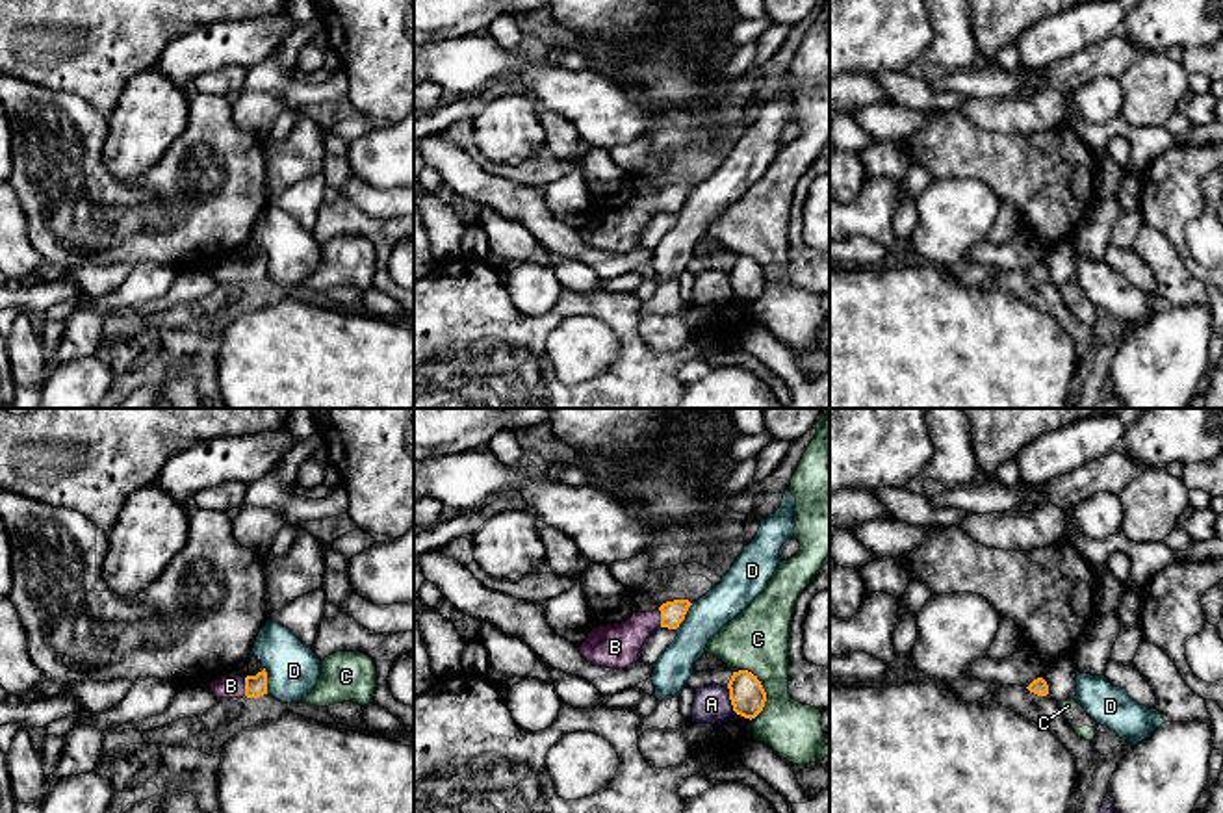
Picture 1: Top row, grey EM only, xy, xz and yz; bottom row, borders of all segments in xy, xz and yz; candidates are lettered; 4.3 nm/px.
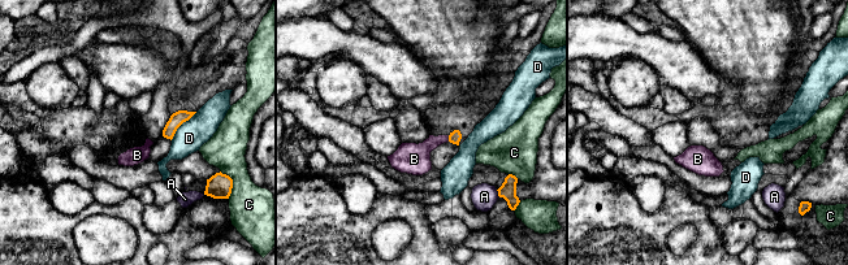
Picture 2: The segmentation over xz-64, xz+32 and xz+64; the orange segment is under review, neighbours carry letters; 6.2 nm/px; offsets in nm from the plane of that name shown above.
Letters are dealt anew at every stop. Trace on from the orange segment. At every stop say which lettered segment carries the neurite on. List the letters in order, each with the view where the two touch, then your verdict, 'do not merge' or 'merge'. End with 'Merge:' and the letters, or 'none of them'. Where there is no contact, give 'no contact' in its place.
A: contact in xz; do not merge
B: contact in xy; merge
C: contact in xz; do not merge
D: contact in xy; do not merge
Merge: B

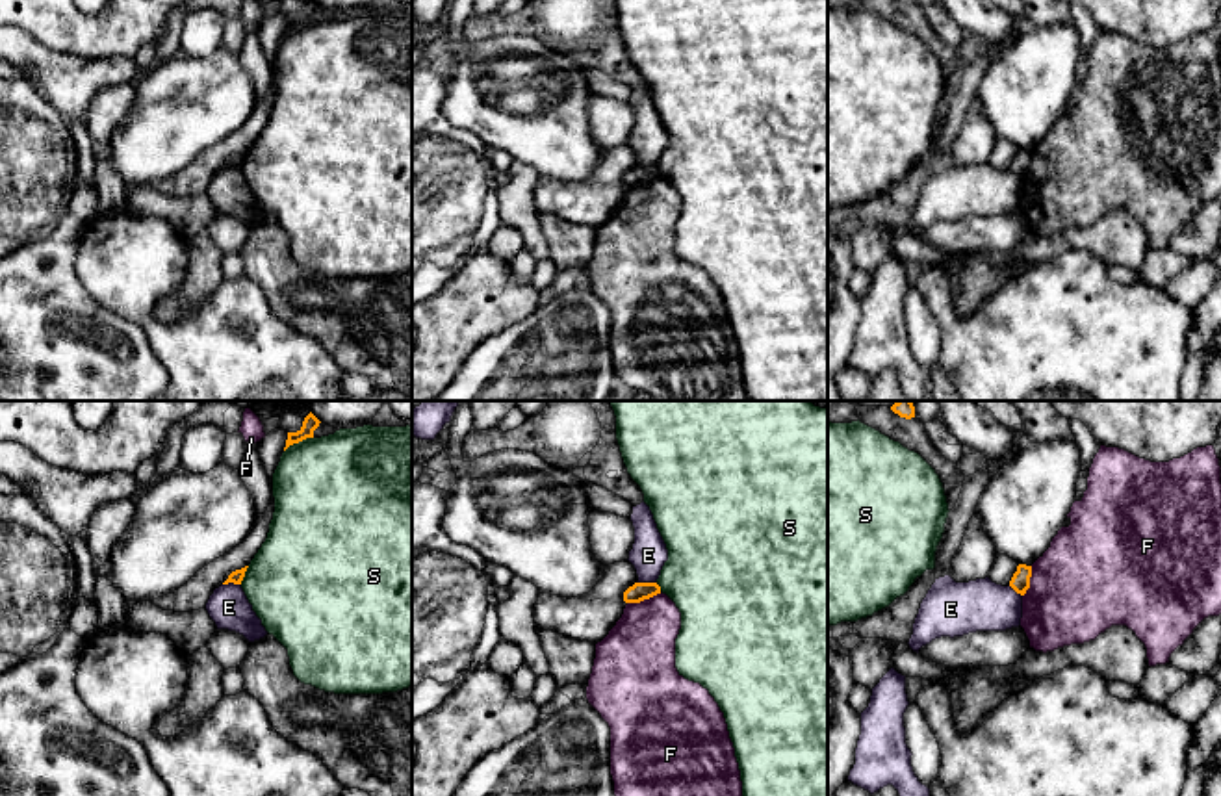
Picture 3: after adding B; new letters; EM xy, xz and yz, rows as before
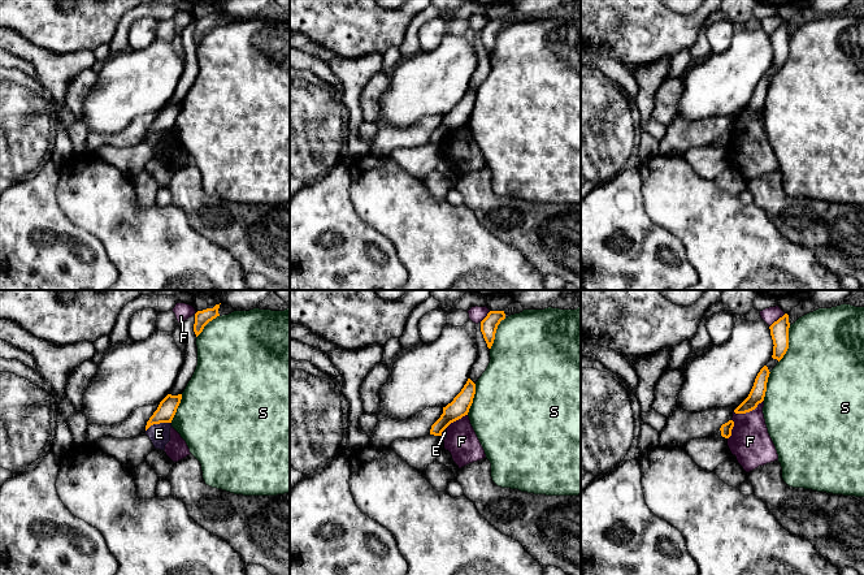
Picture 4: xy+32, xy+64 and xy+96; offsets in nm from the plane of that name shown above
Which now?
E: contact in xz; do not merge
F: contact in xz; do not merge
S: contact in xy; do not merge
Merge: none of them

